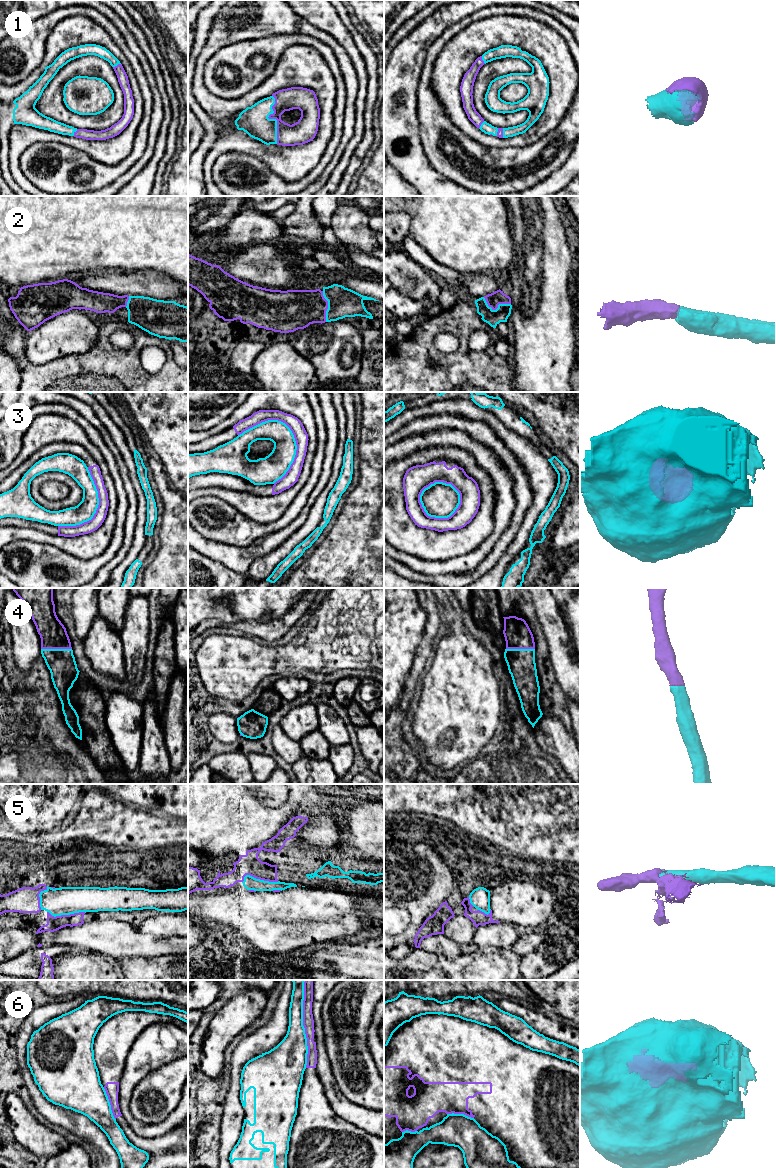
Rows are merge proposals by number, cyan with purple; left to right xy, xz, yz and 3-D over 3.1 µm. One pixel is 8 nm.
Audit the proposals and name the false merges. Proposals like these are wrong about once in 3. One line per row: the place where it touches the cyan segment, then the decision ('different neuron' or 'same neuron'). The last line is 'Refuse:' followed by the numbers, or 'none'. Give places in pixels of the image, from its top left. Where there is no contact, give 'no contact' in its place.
1: xz (272, 119) | same neuron
2: yz (497, 308) | same neuron
3: xz (296, 446) | different neuron
4: xy (56, 649) | same neuron
5: xz (258, 879) | same neuron
6: xz (302, 1024) | different neuron
Refuse: 3, 6

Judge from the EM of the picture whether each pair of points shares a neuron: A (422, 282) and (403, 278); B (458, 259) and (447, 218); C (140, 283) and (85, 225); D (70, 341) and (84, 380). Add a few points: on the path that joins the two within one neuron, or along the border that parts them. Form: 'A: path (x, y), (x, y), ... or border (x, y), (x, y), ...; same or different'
A: path (417, 282), (413, 282), (408, 278); same
B: path (458, 249), (457, 228); same
C: border (153, 270), (122, 272); different
D: border (96, 344), (83, 353), (63, 355), (52, 361); different

